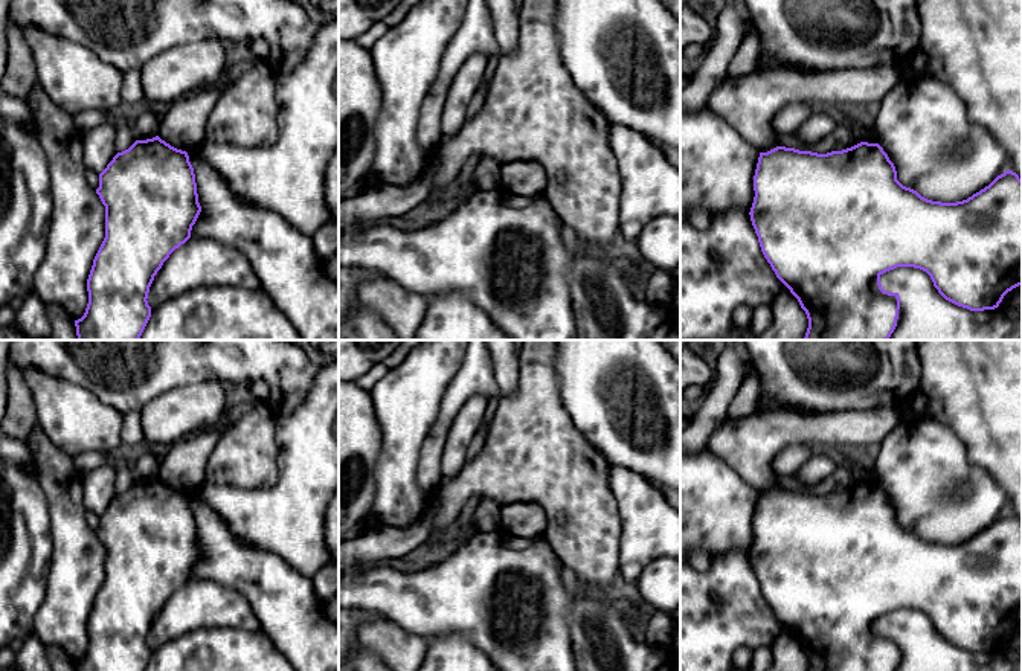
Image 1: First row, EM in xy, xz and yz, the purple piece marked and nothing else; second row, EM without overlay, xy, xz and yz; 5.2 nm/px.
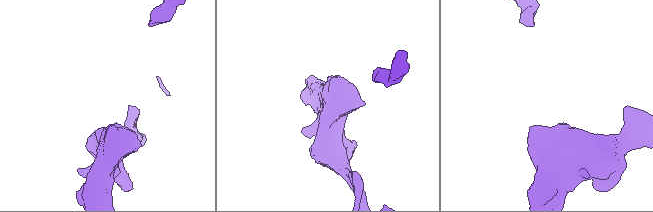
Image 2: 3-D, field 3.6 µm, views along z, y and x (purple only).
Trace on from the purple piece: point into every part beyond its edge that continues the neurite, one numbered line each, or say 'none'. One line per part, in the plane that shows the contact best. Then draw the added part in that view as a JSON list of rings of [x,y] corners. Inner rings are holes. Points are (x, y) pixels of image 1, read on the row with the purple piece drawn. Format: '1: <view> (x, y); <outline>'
none

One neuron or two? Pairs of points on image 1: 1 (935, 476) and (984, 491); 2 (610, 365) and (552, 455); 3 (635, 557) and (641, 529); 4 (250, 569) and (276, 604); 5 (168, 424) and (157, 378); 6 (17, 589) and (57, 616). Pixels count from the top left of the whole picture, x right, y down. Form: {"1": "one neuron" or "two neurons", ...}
{"1": "one neuron", "2": "two neurons", "3": "one neuron", "4": "one neuron", "5": "two neurons", "6": "two neurons"}

